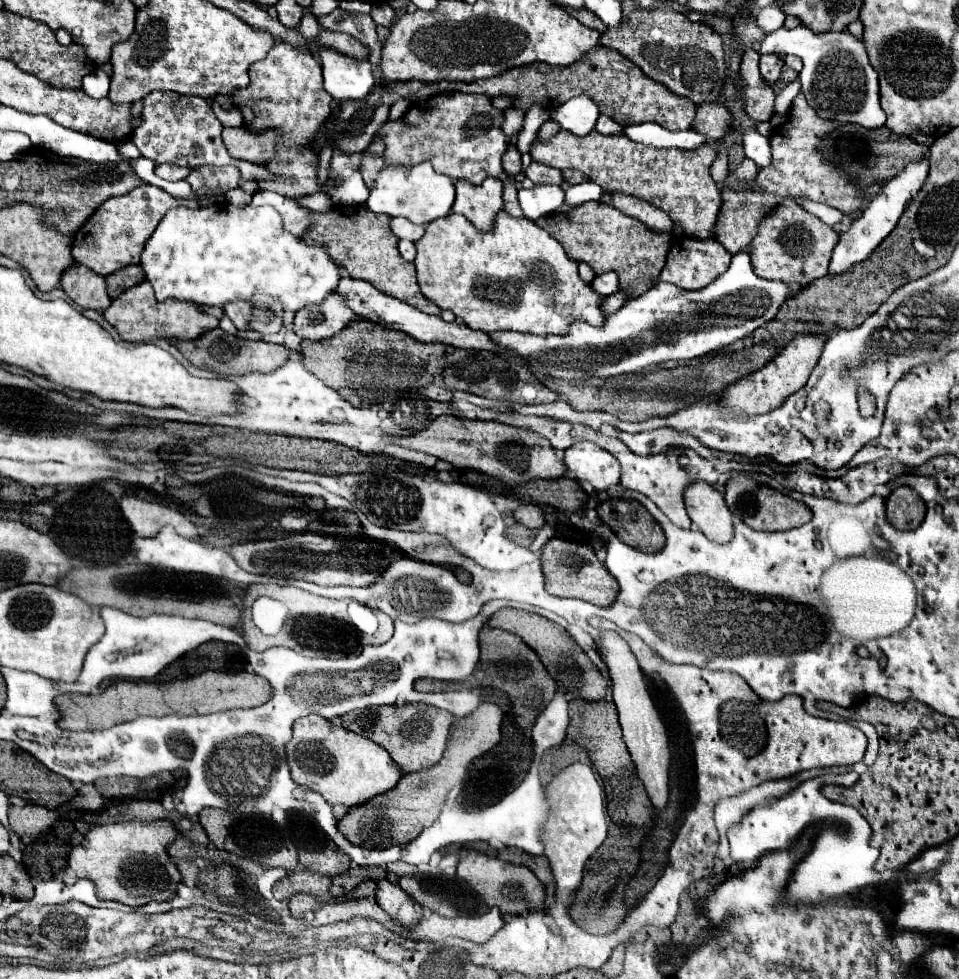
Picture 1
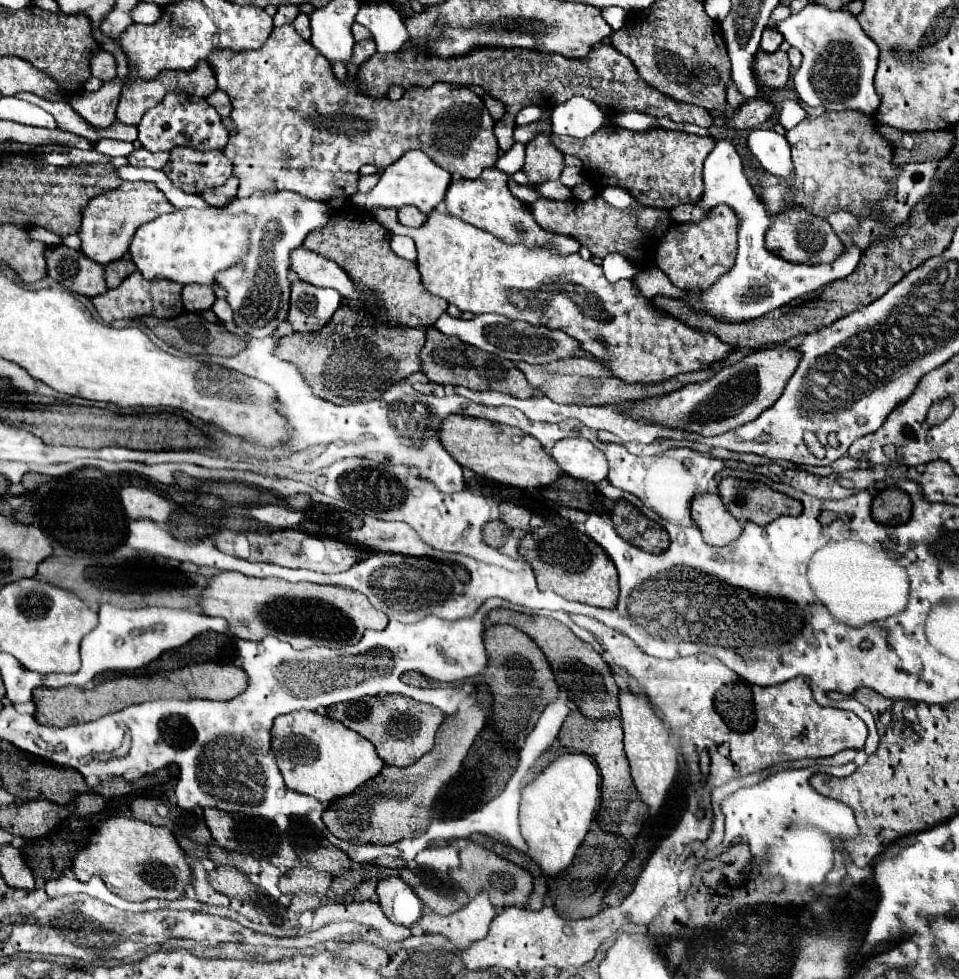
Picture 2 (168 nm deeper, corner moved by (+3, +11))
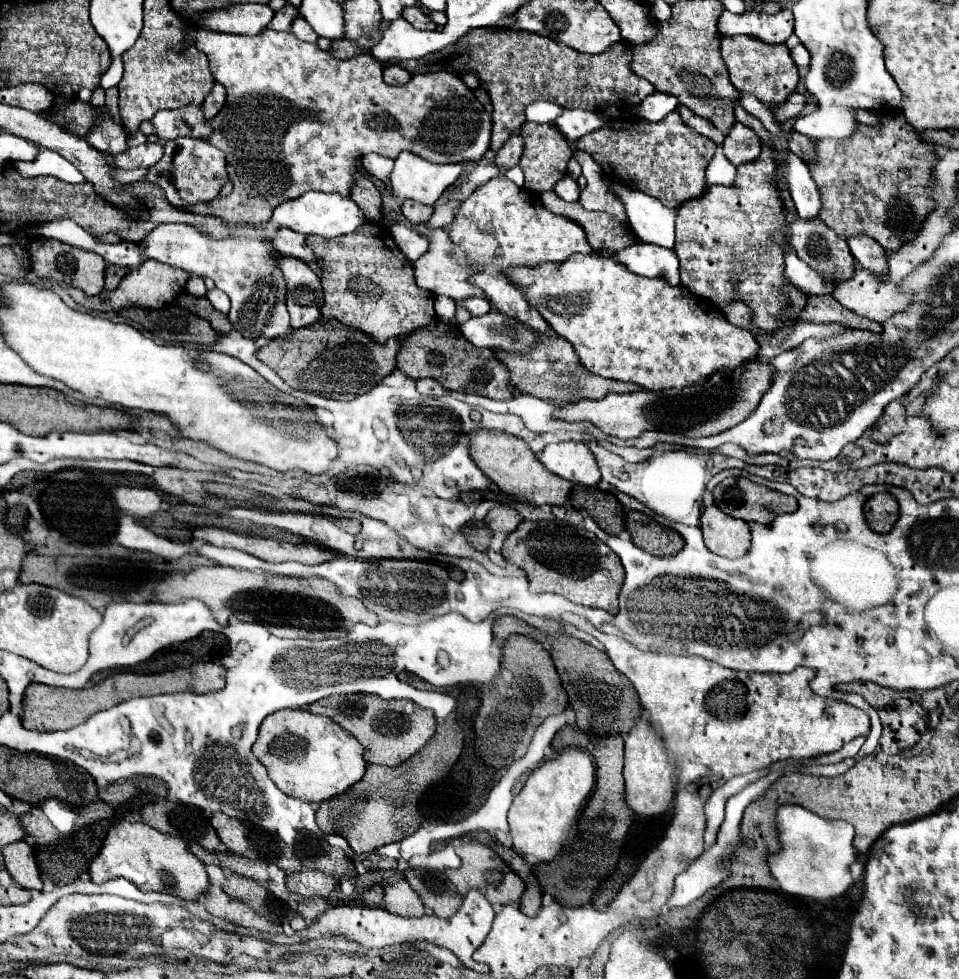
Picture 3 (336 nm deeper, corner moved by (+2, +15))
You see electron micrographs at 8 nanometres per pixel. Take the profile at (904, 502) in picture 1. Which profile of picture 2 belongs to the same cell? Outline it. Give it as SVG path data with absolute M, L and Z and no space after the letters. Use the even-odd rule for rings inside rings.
M899 488L883 490L873 498L871 516L875 522L885 524L885 526L905 524L911 516L911 500Z

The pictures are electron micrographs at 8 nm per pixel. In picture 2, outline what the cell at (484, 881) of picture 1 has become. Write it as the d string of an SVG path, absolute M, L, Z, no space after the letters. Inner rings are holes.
M467 842L467 846L461 848L461 866L451 870L449 876L473 898L477 892L487 892L489 900L495 908L503 906L525 906L527 898L533 890L533 878L527 870L499 858L495 852L485 850L483 846L475 842Z

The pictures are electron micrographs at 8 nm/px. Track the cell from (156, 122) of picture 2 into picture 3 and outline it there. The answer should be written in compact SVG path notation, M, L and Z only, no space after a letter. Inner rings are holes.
M186 104L176 110L158 110L150 120L154 126L154 134L166 142L180 136L188 138L208 138L214 130L206 116L202 116L202 106Z

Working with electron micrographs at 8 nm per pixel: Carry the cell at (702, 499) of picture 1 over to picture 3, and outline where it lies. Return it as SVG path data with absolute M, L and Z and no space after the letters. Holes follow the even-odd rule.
M706 506L700 514L700 528L706 546L726 558L744 556L750 548L748 522L726 516L718 506Z

